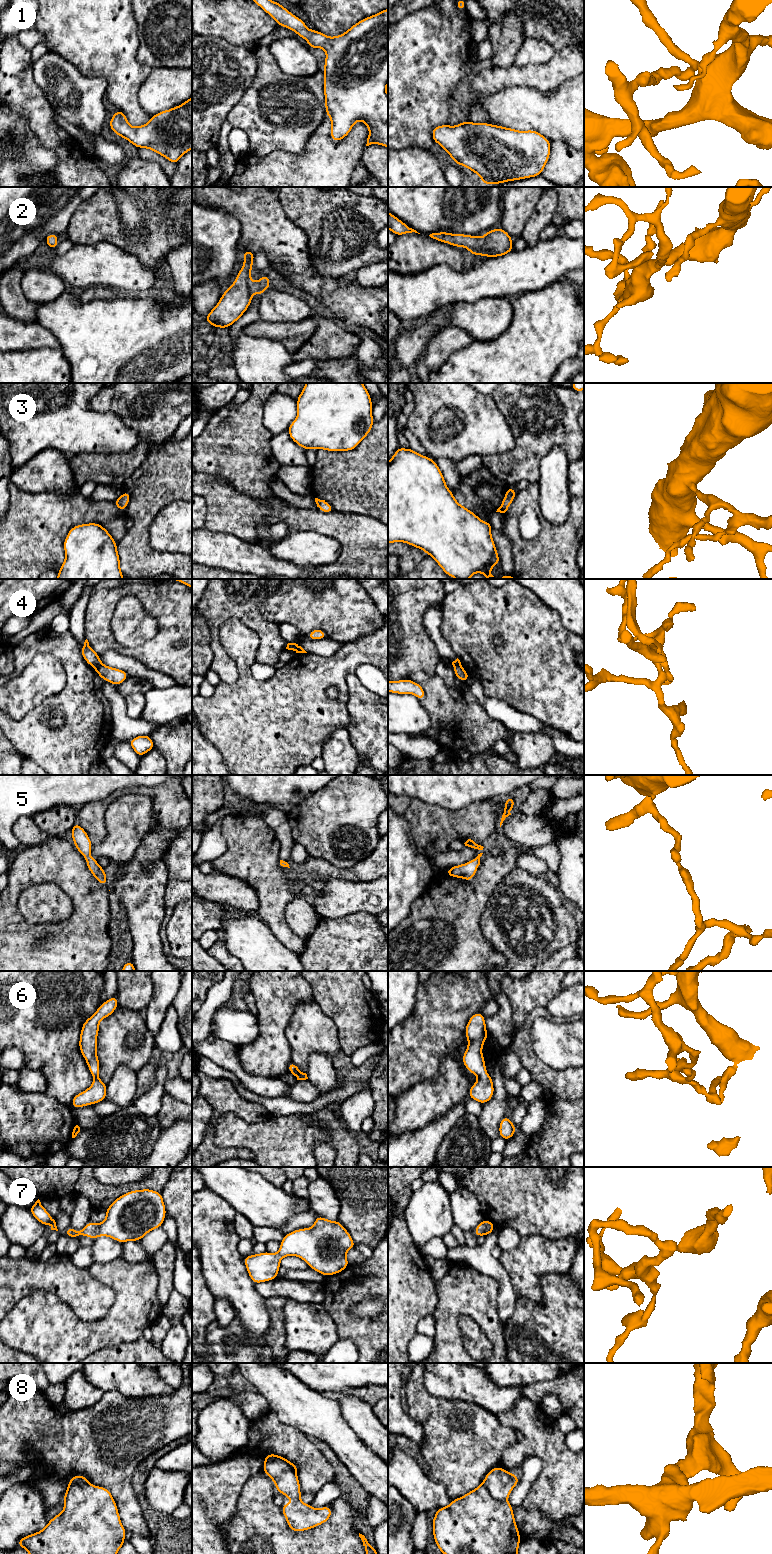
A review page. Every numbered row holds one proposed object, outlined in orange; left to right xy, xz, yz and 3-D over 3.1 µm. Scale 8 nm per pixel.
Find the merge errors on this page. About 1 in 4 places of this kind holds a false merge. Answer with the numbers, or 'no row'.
4, 8

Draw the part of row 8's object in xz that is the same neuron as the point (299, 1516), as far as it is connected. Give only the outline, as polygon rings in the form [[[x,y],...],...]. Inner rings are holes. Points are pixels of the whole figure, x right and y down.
[[[280,1460],[265,1461],[262,1471],[273,1480],[277,1492],[292,1500],[290,1504],[281,1506],[287,1525],[292,1531],[309,1530],[330,1519],[332,1513],[330,1506],[315,1509],[301,1501],[300,1482],[289,1463]]]

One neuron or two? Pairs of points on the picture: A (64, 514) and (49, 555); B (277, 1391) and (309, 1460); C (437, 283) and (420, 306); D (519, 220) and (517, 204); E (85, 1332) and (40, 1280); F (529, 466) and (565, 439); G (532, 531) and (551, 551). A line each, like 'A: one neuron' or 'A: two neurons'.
A: one neuron
B: two neurons
C: one neuron
D: one neuron
E: two neurons
F: one neuron
G: two neurons

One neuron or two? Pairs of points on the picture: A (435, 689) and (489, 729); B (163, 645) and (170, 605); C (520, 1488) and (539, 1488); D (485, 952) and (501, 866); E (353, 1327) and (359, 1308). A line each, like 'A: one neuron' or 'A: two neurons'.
A: one neuron
B: one neuron
C: two neurons
D: one neuron
E: two neurons

